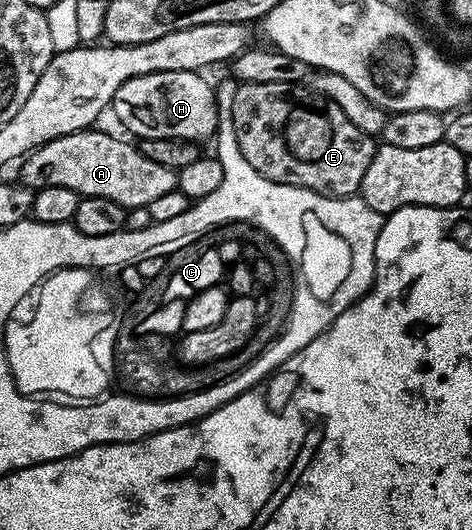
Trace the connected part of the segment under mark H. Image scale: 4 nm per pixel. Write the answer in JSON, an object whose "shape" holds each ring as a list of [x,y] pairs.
{"shape":[[[194,71],[139,75],[126,81],[122,89],[114,93],[111,114],[116,114],[117,121],[140,139],[166,137],[193,141],[211,140],[221,119],[216,112],[216,95],[204,77],[203,74]]]}

